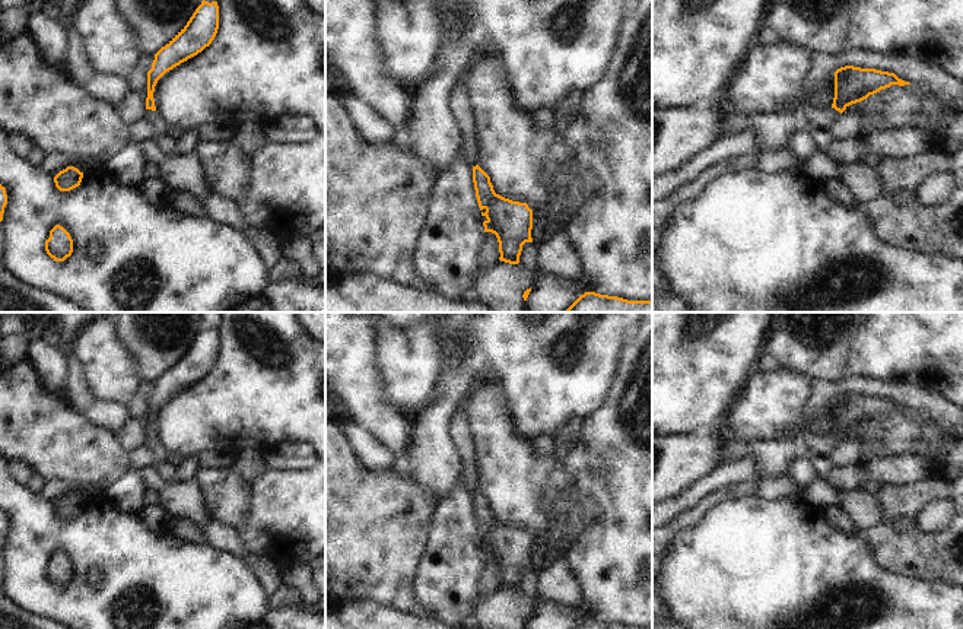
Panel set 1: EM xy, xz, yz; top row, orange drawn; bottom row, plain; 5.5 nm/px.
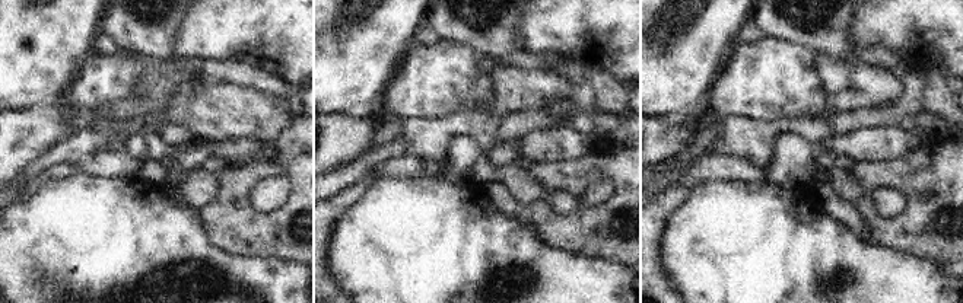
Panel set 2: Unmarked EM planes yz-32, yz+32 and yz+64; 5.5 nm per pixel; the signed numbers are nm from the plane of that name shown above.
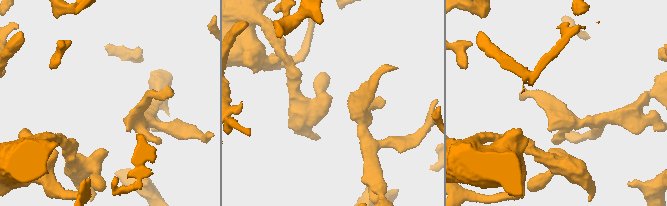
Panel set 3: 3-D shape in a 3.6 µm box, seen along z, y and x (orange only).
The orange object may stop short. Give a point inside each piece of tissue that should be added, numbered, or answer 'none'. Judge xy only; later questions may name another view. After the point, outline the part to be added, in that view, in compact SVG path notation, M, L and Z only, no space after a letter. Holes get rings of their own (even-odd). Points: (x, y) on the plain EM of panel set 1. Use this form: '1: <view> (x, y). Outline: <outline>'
1: xy (159, 454). Outline: M146 436L143 444L152 455L152 467L162 463L169 463L171 454L159 444L156 438Z

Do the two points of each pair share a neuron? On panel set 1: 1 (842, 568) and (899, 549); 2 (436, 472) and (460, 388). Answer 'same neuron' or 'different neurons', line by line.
1: different neurons
2: same neuron

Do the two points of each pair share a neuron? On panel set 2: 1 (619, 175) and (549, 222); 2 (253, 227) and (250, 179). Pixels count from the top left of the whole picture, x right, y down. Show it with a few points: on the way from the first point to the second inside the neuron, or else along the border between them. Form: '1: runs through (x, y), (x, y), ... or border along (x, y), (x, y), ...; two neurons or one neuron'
1: runs through (604, 193), (574, 223), (566, 223); one neuron
2: runs through (242, 216), (242, 191); one neuron

